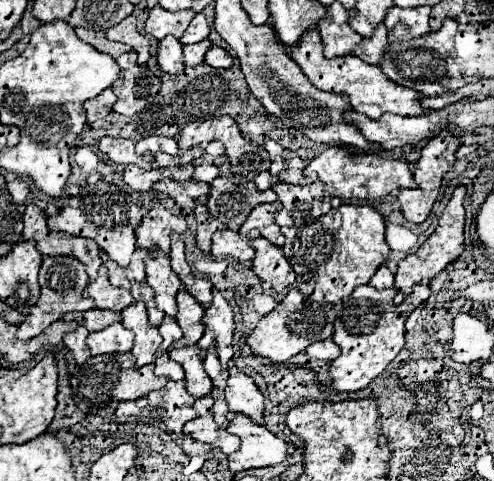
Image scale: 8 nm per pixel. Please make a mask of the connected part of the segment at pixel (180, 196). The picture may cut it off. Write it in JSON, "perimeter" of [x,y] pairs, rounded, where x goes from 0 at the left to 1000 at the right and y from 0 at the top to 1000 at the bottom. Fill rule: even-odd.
{"perimeter":[[[328,372],[312,385],[312,397],[340,401],[368,435],[393,435],[397,426],[417,422],[417,414],[425,405],[425,385],[401,380],[393,372],[372,376],[372,380],[360,380],[352,372]]]}

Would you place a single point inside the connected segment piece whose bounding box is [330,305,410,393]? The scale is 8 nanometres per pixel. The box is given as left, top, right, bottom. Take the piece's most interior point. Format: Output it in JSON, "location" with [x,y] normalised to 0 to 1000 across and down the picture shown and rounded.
{"location":[737,740]}

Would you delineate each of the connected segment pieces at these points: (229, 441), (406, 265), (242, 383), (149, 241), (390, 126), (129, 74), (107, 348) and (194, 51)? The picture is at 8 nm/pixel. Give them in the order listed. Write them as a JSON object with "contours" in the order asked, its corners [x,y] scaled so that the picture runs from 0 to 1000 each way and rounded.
{"contours":[[[[421,821],[421,825],[401,825],[401,830],[393,834],[393,850],[405,859],[405,867],[381,875],[381,879],[372,884],[372,900],[377,900],[381,909],[397,913],[397,917],[433,925],[433,929],[449,933],[449,942],[466,946],[466,942],[474,942],[474,938],[486,929],[486,909],[462,900],[457,892],[445,892],[445,884],[433,879],[429,842],[433,842],[429,821]]],[[[927,385],[915,401],[915,414],[907,418],[891,459],[887,459],[887,472],[879,476],[879,484],[830,530],[822,530],[818,538],[810,538],[806,547],[806,563],[802,563],[802,617],[798,617],[798,630],[814,630],[830,609],[834,609],[834,597],[842,588],[854,588],[858,580],[874,580],[883,568],[891,568],[907,547],[915,547],[919,538],[931,534],[931,526],[939,522],[939,405],[943,405],[943,389],[939,385]]],[[[470,755],[462,763],[462,771],[466,771],[466,788],[457,800],[462,850],[478,854],[478,859],[494,859],[518,879],[534,879],[534,871],[530,871],[534,825],[522,813],[522,805],[514,800],[514,792],[502,780],[486,775]]],[[[316,422],[287,455],[287,464],[275,472],[275,497],[279,509],[320,526],[344,522],[344,493],[348,484],[372,484],[377,476],[377,455],[372,447],[352,447],[348,439],[340,439],[332,426]]],[[[721,231],[696,235],[696,252],[725,264],[725,272],[749,297],[765,297],[773,310],[789,314],[818,301],[842,301],[899,264],[899,239],[891,231],[874,231],[850,243],[814,243],[777,235],[769,247],[745,247]]],[[[251,110],[239,123],[243,135],[243,156],[231,168],[227,185],[239,202],[231,214],[231,231],[247,239],[267,239],[287,231],[296,218],[308,214],[316,193],[324,189],[324,164],[308,160],[291,135],[275,131],[275,110]]],[[[227,672],[178,696],[178,721],[186,738],[251,734],[267,726],[267,713],[271,713],[271,692],[259,688],[247,672]]],[[[413,81],[397,94],[372,94],[372,135],[377,139],[397,139],[405,131],[413,131],[413,110],[421,106],[425,98],[425,81]]]]}

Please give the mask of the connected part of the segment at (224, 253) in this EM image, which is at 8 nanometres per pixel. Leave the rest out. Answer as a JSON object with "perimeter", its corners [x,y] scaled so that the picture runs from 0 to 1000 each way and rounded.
{"perimeter":[[[453,476],[437,480],[429,493],[429,530],[433,538],[453,538],[466,530],[486,543],[506,543],[514,534],[514,518],[506,514],[506,497],[498,489]]]}

